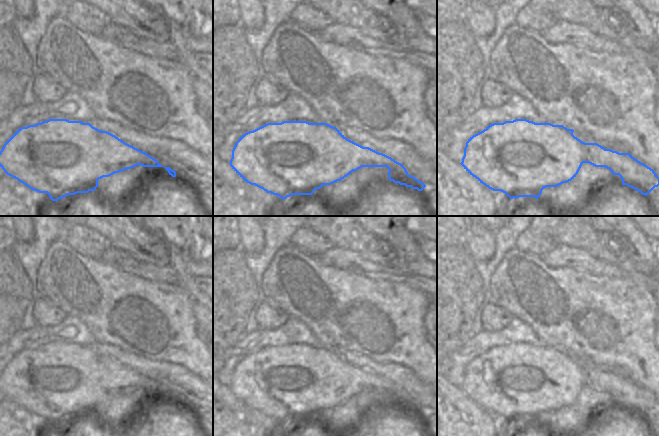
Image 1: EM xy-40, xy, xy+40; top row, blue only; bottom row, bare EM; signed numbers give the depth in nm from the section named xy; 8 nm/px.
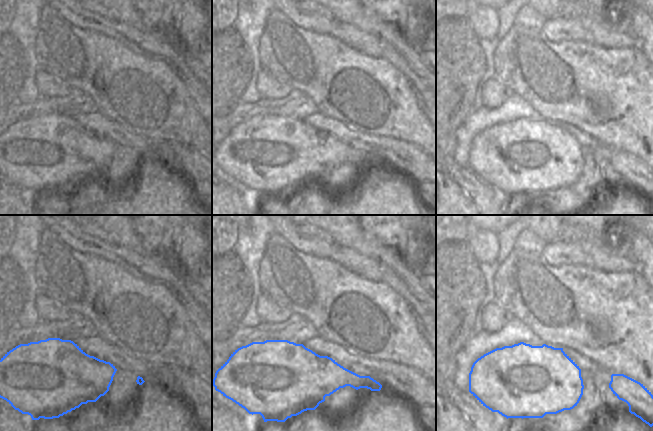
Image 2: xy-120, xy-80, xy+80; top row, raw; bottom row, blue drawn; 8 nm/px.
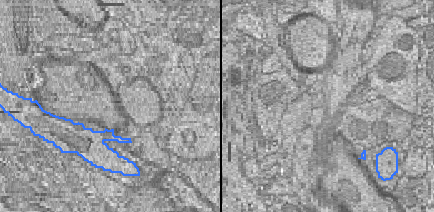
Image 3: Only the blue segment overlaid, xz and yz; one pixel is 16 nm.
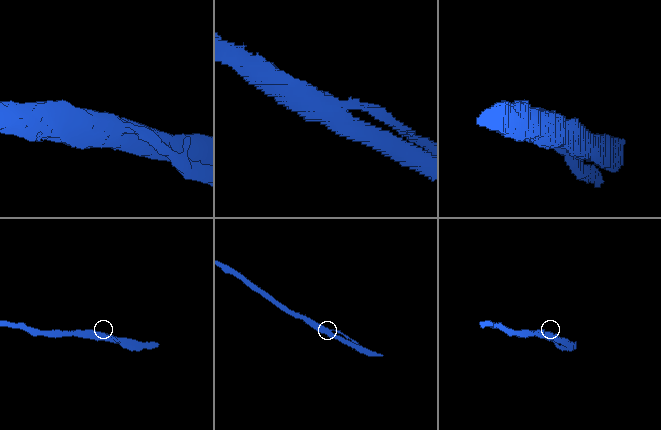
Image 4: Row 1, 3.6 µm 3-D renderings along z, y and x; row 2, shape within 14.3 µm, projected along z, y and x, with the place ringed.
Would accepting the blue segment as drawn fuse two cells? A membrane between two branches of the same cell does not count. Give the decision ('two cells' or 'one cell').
one cell

